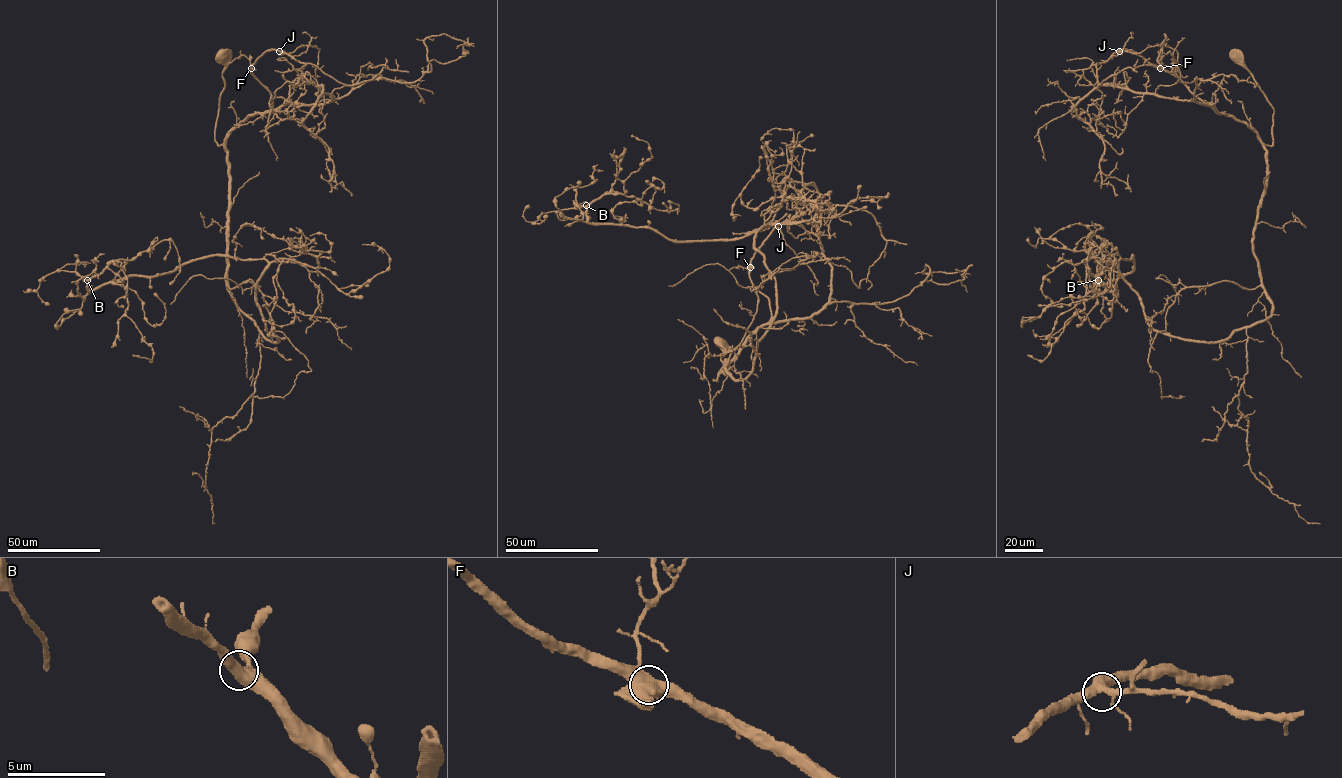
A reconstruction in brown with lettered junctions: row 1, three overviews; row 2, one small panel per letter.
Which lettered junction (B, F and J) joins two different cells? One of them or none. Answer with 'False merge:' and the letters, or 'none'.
False merge: none

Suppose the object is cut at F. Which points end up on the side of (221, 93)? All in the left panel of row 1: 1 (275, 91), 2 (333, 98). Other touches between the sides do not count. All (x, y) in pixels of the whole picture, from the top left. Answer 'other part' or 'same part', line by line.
1: same part
2: same part

